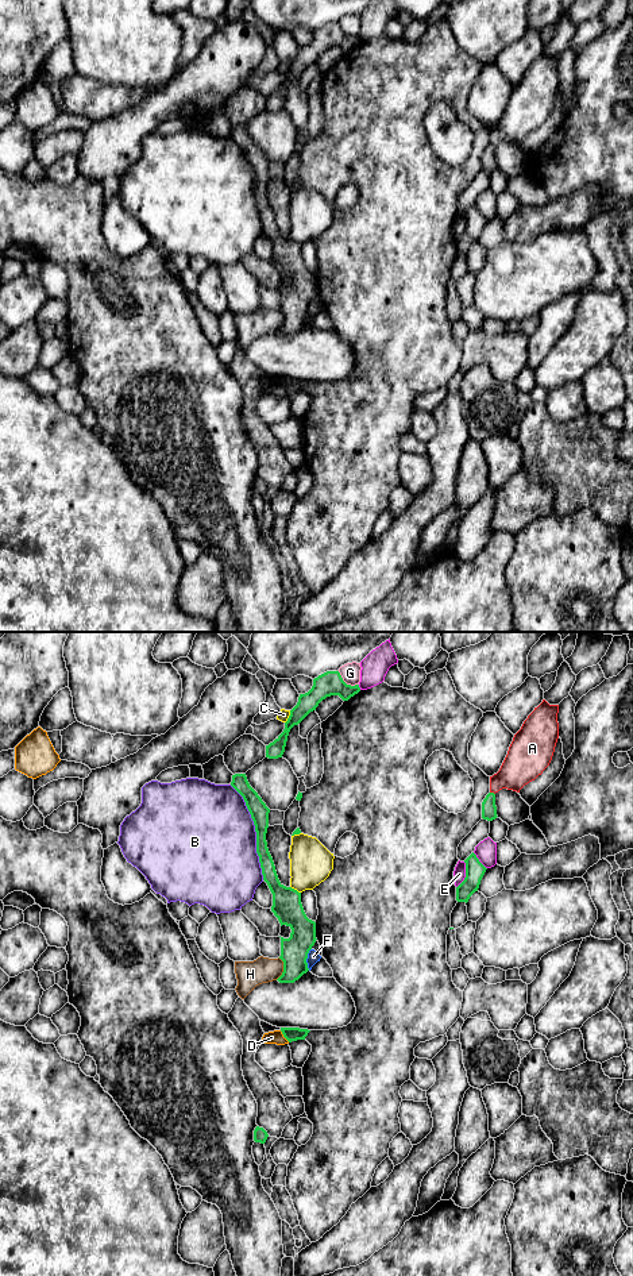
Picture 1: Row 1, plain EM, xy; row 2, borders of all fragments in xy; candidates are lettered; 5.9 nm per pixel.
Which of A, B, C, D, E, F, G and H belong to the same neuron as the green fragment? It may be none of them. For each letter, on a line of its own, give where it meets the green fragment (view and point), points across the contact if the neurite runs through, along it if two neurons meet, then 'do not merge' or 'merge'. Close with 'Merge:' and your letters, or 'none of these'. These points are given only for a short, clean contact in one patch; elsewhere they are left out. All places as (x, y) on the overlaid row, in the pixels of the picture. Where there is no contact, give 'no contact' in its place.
A: xy (493, 793) | do not merge
B: xy (255, 831) | do not merge
C: xy (289, 717) | do not merge
D: xy (284, 1036) | do not merge
E: xy (466, 875) | do not merge
F: xy (307, 958) | along xy (311, 948), (307, 956), (308, 970) | do not merge
G: xy (346, 683) | do not merge
H: xy (284, 968) | do not merge
Merge: none of these

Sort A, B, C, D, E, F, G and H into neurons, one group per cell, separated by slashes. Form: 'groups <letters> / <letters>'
groups A / B / C / D / E / F H / G

